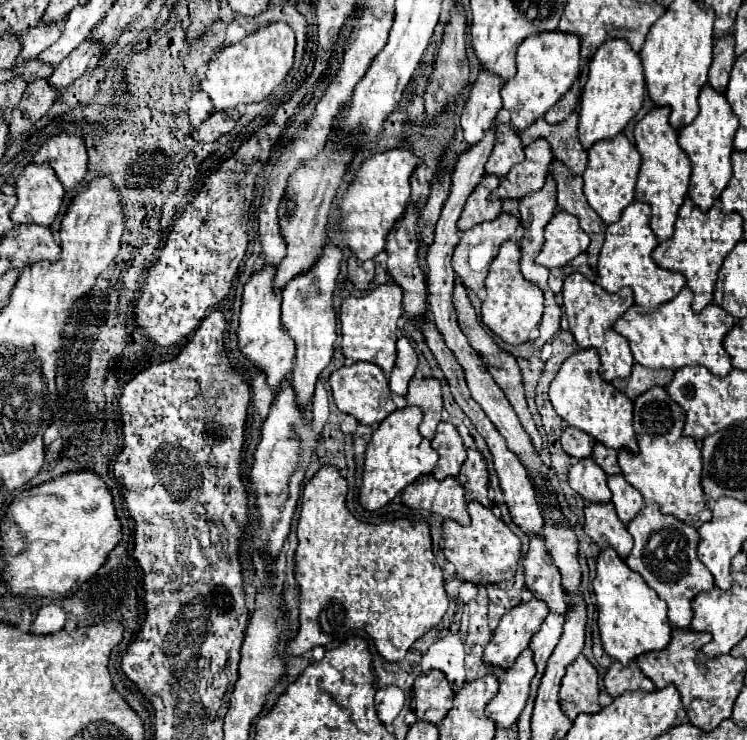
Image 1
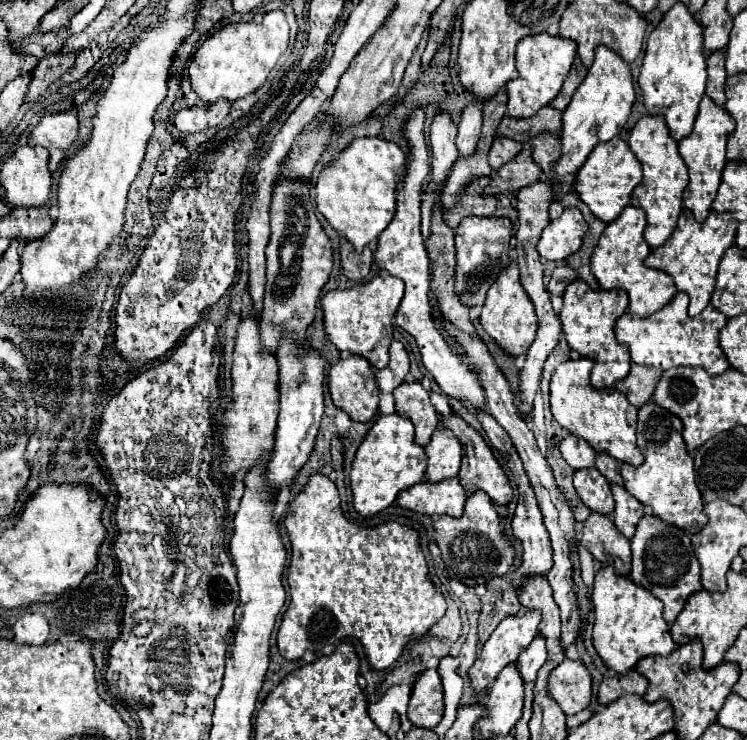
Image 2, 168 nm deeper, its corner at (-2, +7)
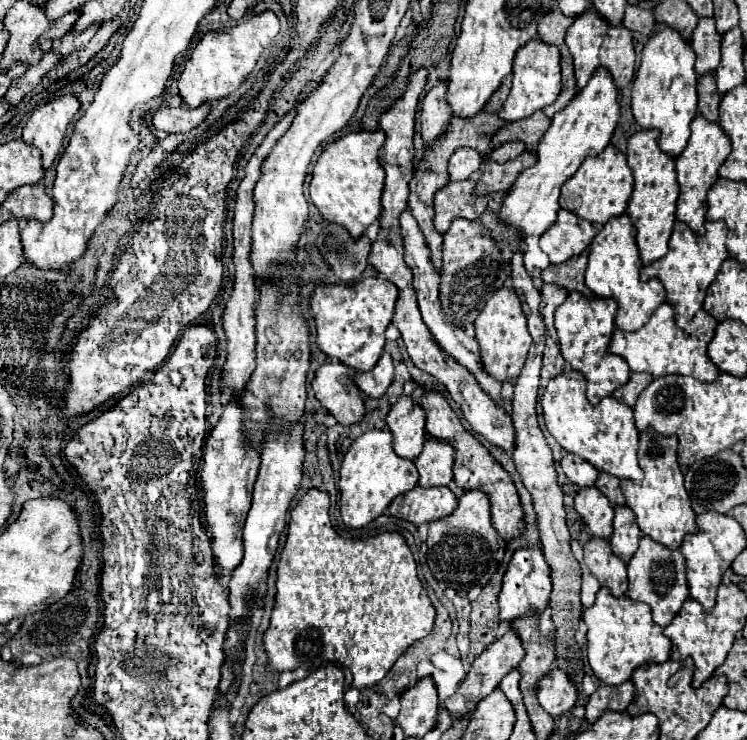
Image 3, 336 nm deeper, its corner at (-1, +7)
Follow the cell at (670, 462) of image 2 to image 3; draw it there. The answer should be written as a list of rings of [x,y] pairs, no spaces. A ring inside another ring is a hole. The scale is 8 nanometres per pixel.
[[[658,433],[640,435],[640,467],[644,471],[644,481],[634,485],[632,481],[620,481],[620,489],[626,497],[626,507],[634,511],[636,523],[644,535],[666,545],[668,549],[678,549],[684,535],[696,533],[696,515],[690,507],[690,497],[684,489],[684,475],[676,461],[676,437],[662,437]]]

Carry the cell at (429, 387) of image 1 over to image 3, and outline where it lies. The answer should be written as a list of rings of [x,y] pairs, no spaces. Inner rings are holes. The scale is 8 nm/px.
[[[400,397],[390,409],[386,427],[390,429],[394,441],[394,451],[402,459],[416,459],[426,441],[424,429],[424,409],[416,405],[410,397]]]

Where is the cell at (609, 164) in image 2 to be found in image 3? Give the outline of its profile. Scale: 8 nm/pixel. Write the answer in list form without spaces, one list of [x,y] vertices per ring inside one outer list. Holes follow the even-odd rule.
[[[608,145],[600,155],[584,159],[584,163],[578,167],[574,177],[562,185],[560,195],[560,207],[566,211],[572,211],[580,219],[588,219],[592,223],[604,225],[610,217],[624,215],[630,193],[632,193],[632,171],[626,163],[624,153],[620,153],[614,145]]]

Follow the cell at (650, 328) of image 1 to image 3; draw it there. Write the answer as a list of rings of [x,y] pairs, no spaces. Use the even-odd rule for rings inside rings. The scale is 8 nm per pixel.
[[[662,303],[654,315],[650,317],[648,325],[634,333],[626,333],[616,329],[612,343],[608,347],[608,353],[620,355],[632,371],[646,371],[652,377],[662,375],[692,375],[702,383],[712,383],[718,377],[718,367],[708,357],[708,343],[712,341],[714,329],[716,329],[714,317],[710,317],[706,311],[698,311],[686,329],[680,329],[674,325],[674,307]]]

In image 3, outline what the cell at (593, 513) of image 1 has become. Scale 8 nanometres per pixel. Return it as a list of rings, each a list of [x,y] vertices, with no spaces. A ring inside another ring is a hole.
[[[592,539],[584,545],[584,563],[602,587],[610,589],[614,597],[626,595],[628,579],[626,565],[612,553],[610,543],[604,539]]]

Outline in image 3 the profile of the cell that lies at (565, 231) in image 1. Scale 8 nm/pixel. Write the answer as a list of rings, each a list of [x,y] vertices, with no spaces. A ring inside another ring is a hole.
[[[560,209],[556,223],[540,237],[540,249],[550,257],[550,263],[560,265],[570,257],[584,253],[594,235],[596,229],[590,221],[578,219],[574,213]]]

